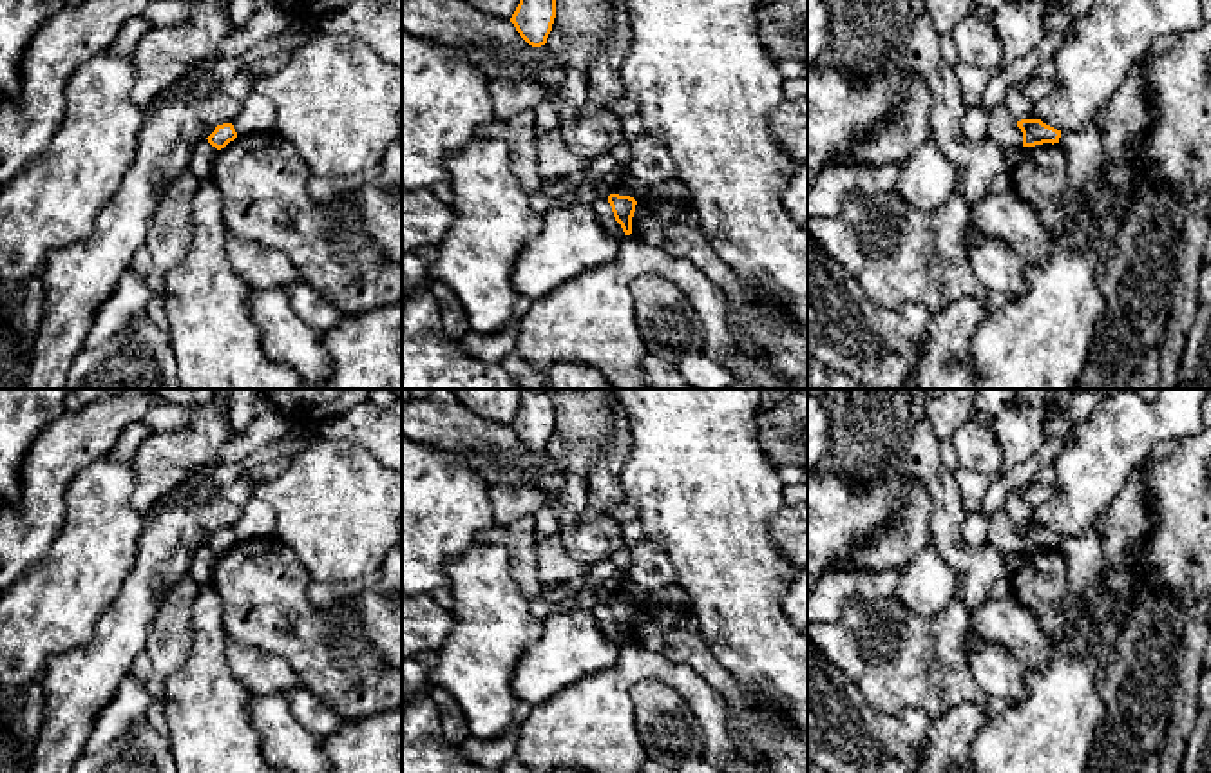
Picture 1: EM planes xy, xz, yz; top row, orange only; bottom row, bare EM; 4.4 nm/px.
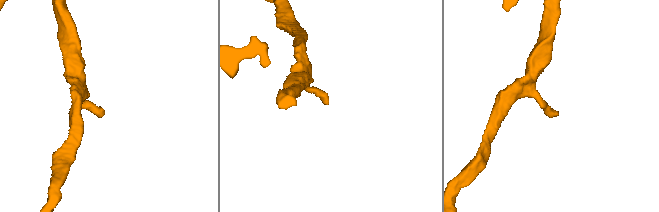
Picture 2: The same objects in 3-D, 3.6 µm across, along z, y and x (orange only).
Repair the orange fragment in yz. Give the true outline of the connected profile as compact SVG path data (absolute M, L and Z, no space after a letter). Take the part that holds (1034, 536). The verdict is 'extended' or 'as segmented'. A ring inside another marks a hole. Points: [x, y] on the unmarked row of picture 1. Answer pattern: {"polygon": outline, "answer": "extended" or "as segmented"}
{"polygon": "M1021 525L1017 532L1023 538L1023 552L1035 552L1043 549L1059 549L1061 536L1043 529L1041 525Z", "answer": "as segmented"}

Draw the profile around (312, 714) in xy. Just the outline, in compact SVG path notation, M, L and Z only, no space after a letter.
M304 686L288 690L284 695L299 724L317 737L329 737L342 726L342 719Z

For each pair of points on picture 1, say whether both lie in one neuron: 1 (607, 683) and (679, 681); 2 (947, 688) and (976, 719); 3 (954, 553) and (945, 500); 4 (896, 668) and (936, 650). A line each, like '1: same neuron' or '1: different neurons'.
1: same neuron
2: different neurons
3: same neuron
4: same neuron

